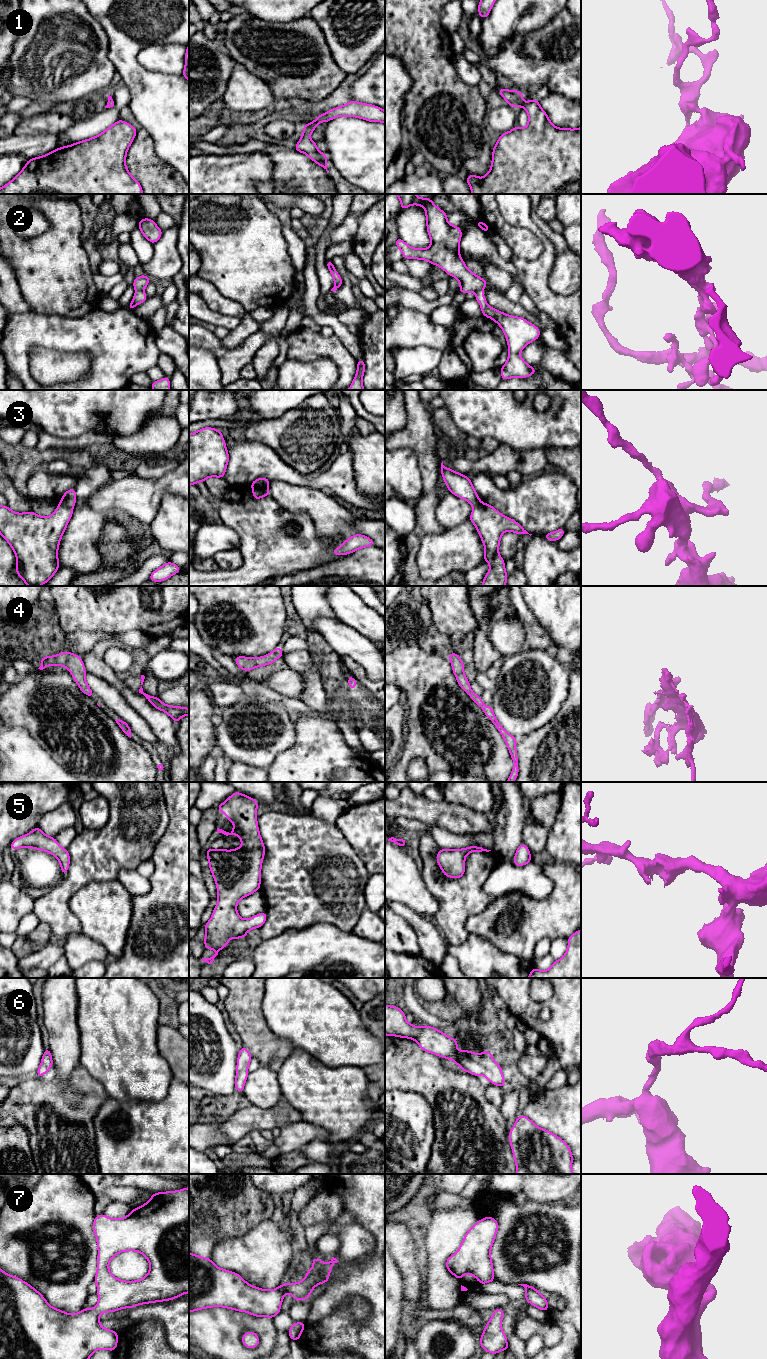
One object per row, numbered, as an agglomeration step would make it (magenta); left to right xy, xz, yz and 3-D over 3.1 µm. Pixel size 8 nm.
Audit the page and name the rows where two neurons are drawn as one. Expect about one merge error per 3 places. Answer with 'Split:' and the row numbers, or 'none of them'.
Split: 2, 3, 4

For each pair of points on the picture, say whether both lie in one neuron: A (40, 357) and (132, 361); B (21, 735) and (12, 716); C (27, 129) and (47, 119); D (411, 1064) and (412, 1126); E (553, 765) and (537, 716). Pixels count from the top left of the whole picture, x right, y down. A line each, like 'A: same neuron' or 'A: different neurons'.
A: different neurons
B: different neurons
C: same neuron
D: different neurons
E: different neurons

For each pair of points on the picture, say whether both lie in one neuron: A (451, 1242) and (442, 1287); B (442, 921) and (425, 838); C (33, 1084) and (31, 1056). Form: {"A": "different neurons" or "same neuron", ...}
{"A": "same neuron", "B": "same neuron", "C": "different neurons"}

